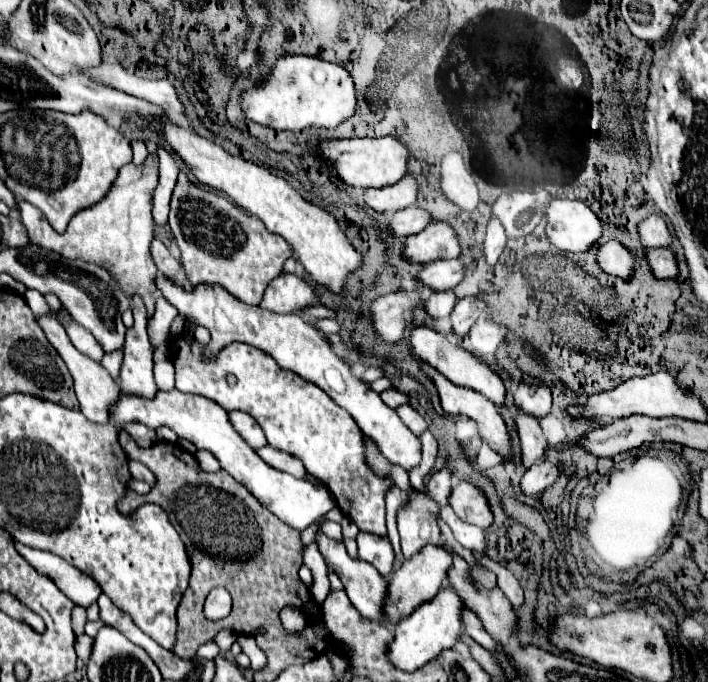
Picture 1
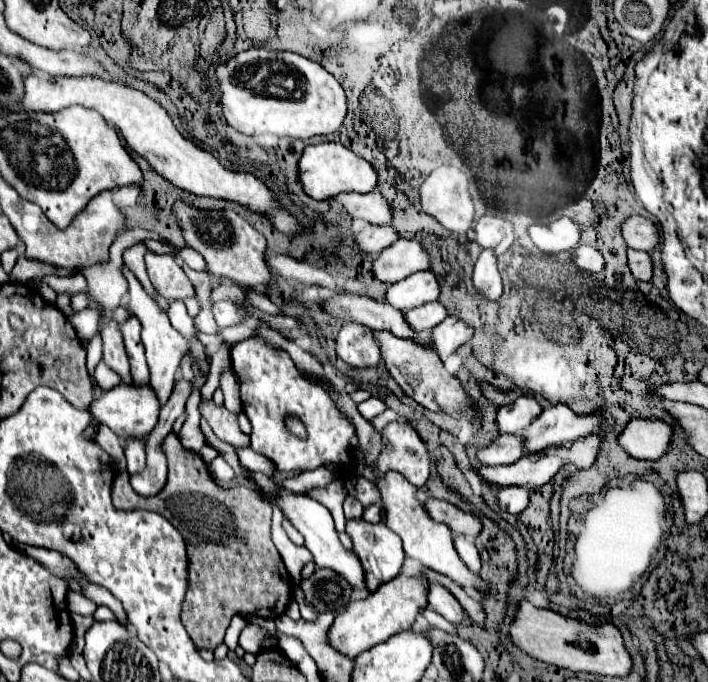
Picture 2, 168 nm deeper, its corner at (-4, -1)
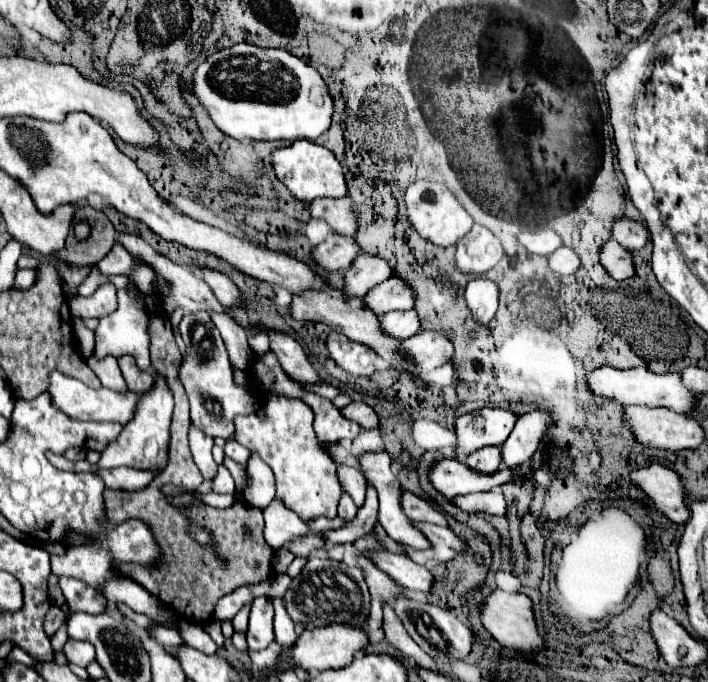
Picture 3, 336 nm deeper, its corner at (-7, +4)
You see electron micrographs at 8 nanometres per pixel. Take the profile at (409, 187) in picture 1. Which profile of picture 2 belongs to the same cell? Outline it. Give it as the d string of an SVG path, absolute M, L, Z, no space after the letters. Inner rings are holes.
M371 191L371 193L343 193L335 199L329 199L331 205L341 203L341 211L347 211L353 219L365 219L375 225L389 223L393 219L393 207L385 199L383 193Z

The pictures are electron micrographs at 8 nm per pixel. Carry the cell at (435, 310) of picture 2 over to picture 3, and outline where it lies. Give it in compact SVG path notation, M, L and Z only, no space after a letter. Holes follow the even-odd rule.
M414 310L384 314L380 318L380 330L384 336L390 336L396 340L406 340L406 338L414 336L414 332L420 332L418 316L414 314Z

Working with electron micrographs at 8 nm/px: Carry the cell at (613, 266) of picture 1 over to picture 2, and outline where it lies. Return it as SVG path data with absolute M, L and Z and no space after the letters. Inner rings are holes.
M577 247L573 253L573 263L589 273L601 273L605 269L603 265L603 253L595 247Z

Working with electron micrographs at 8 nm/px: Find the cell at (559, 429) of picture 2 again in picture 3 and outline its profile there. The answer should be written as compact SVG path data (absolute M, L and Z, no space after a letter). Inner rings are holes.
M532 410L518 418L514 424L514 430L506 438L506 442L500 446L502 462L506 468L516 468L532 458L532 454L538 448L538 442L548 432L548 418L550 414L542 410Z

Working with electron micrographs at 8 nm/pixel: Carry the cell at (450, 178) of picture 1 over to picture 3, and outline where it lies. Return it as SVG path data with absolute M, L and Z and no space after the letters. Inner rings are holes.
M418 180L406 188L406 216L410 226L418 232L420 238L432 242L434 246L446 248L456 244L464 234L470 232L472 228L472 218L464 210L464 206L456 200L456 196L440 182L430 182L430 180Z

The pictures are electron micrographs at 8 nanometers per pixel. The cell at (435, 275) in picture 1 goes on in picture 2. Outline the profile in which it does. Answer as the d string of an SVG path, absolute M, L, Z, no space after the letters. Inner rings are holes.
M431 269L417 271L407 279L389 285L387 301L399 311L407 311L413 307L421 307L423 303L437 301L441 293L441 285L437 273Z

